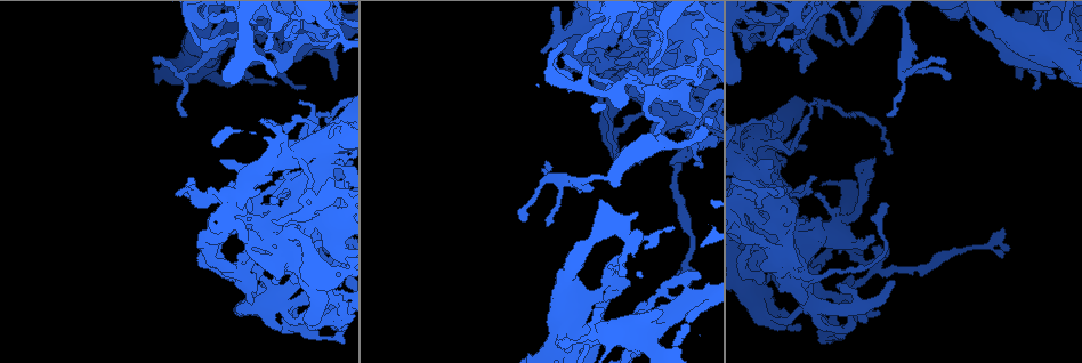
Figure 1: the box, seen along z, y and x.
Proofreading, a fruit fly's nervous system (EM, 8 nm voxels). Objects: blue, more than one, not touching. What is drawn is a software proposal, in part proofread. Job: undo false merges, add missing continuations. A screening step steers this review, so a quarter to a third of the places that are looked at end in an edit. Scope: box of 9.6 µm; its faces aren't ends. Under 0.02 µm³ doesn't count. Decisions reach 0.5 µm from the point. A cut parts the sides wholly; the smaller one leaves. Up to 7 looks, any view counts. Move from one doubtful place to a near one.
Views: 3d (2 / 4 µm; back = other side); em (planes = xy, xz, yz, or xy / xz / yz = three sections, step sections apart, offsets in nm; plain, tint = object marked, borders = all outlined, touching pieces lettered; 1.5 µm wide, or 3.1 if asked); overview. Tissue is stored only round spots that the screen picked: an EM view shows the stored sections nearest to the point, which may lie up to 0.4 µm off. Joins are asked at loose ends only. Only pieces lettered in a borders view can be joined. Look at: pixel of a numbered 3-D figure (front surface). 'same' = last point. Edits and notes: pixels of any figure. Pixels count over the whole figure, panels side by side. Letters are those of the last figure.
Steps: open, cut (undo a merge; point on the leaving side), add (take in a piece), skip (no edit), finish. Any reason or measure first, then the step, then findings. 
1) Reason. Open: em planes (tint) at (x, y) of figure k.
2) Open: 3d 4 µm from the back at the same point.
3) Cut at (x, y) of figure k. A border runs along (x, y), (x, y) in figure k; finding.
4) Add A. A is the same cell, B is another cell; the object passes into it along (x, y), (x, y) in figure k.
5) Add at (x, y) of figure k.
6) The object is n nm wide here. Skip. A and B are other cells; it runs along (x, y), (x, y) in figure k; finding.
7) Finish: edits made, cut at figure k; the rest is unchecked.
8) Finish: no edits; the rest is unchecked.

An open end. Open: em planes (borders) at (887, 285) of figure 1.

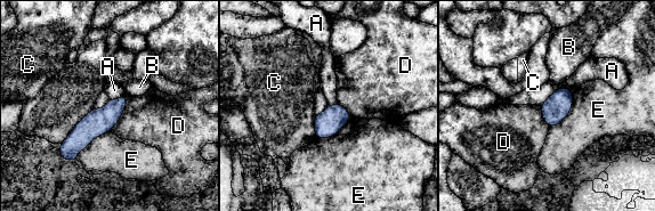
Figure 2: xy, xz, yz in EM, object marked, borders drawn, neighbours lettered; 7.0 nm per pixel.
Skip. A, B, C, D and E are other cells; it runs along (123, 98), (63, 153) in figure 2; none of them fits.

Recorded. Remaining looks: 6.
Thin end. Open: 3d 2 µm at (947, 80) of figure 1.

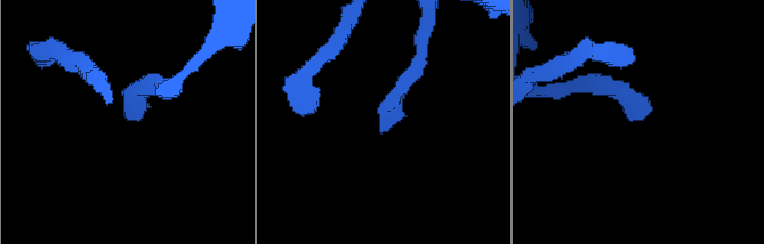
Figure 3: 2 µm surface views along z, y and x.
Open: em xy step 8 (borders) at (126, 114) of figure 3.

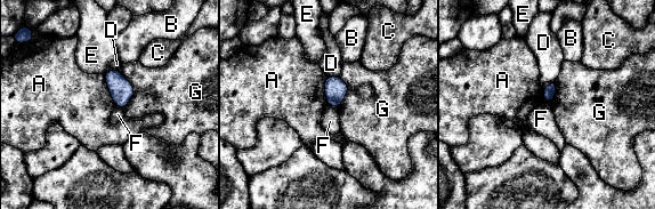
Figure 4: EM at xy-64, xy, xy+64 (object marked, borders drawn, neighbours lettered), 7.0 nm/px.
Skip. A, B, C, D, E, F and G are other cells; a border runs along (103, 74), (110, 96), (118, 106) in figure 4; none of them fits.

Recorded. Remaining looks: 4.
Calibre changes. Open: em planes (tint) at (970, 24) of figure 1.

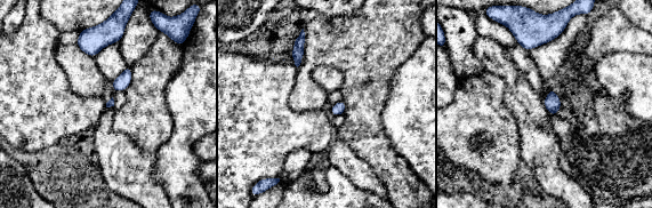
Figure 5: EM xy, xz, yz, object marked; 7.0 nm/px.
Open: em planes (borders) at the same point.

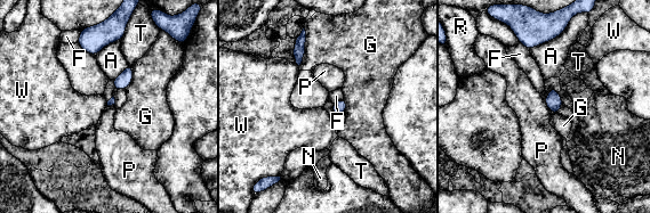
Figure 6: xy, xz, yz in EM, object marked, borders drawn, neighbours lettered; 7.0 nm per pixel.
Skip. A, F, G, N, P, R, T and W are other cells; a border runs along (543, 100), (551, 112) in figure 6; all the same neuron.

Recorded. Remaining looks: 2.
Finish: no edits; the rest is unchecked.

